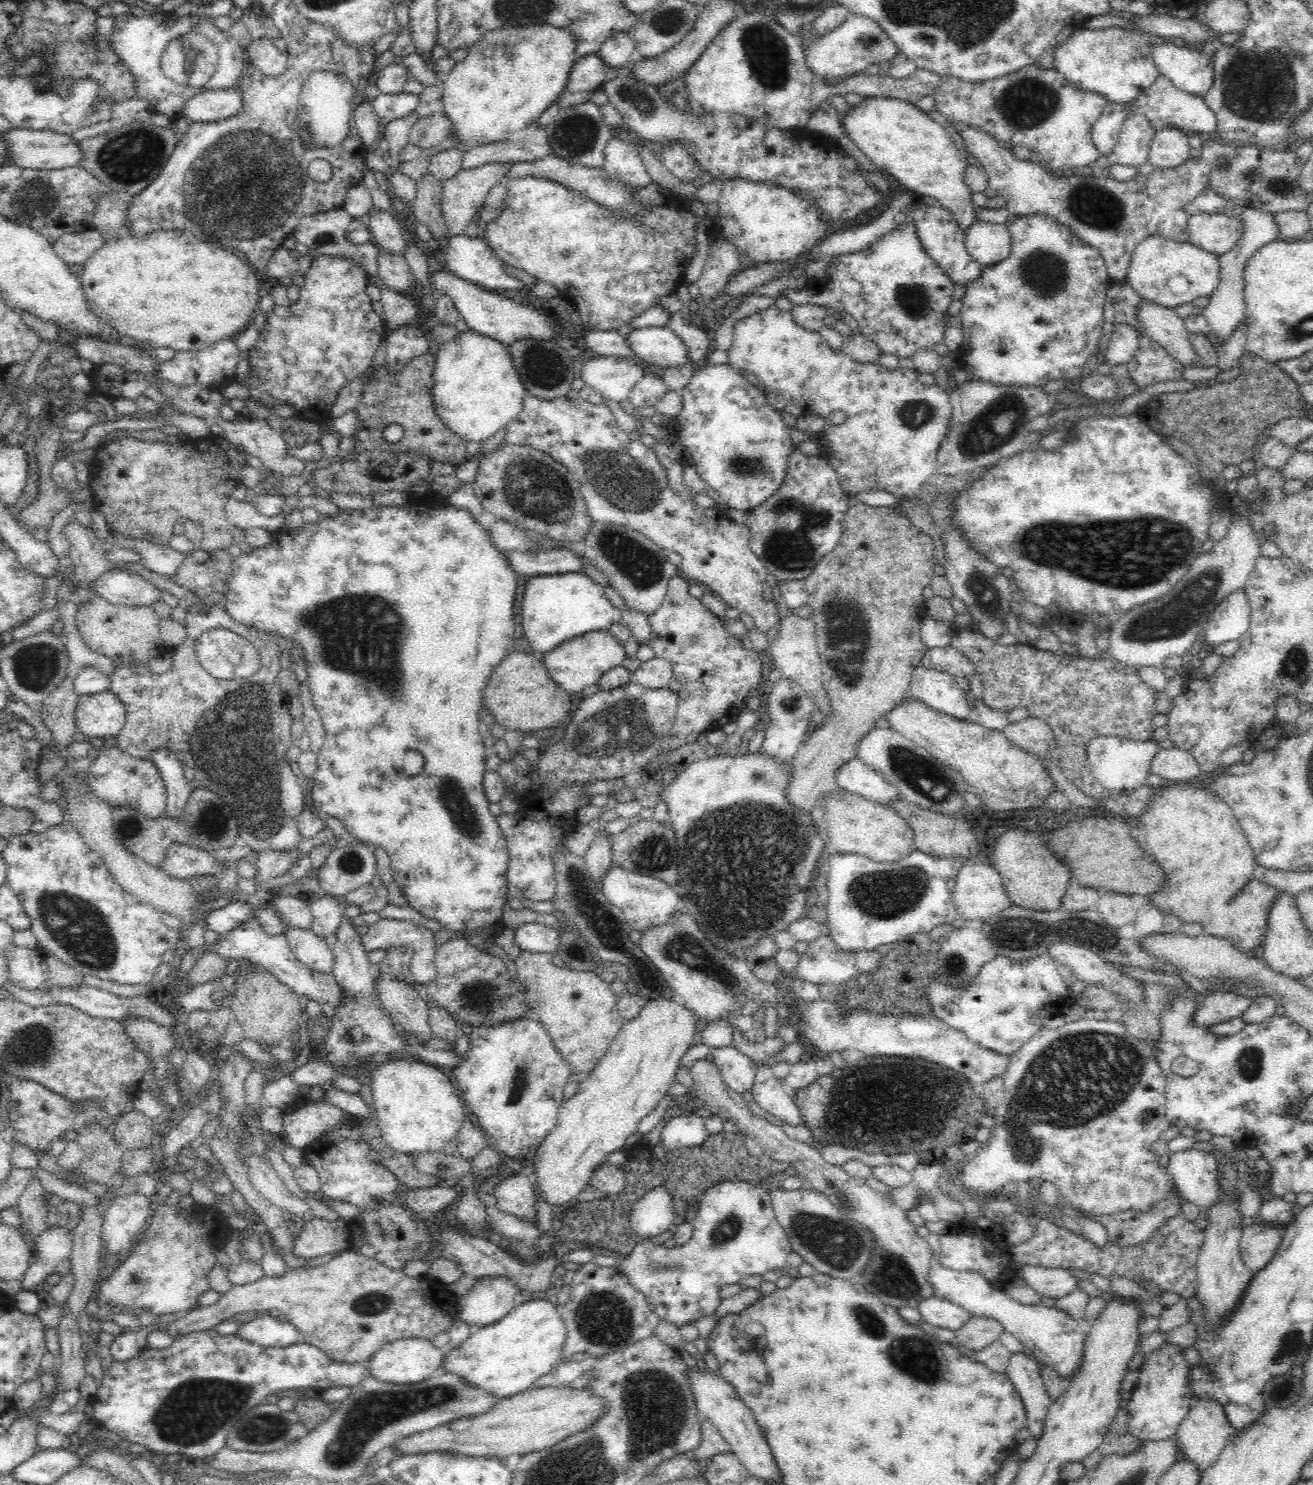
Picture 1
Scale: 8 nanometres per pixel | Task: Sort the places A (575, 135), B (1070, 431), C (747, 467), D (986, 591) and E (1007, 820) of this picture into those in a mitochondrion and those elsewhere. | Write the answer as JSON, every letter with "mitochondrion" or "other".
{"A":"mitochondrion","B":"other","C":"mitochondrion","D":"mitochondrion","E":"other"}

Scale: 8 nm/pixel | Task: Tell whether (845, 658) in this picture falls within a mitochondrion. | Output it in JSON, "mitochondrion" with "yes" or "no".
{"mitochondrion":"yes"}

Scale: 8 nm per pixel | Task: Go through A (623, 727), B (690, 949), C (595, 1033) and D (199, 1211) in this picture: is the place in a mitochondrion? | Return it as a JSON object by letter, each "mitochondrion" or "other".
{"A":"mitochondrion","B":"mitochondrion","C":"other","D":"other"}

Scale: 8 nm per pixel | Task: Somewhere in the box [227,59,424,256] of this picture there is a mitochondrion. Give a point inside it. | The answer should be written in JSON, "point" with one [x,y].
{"point":[326,239]}

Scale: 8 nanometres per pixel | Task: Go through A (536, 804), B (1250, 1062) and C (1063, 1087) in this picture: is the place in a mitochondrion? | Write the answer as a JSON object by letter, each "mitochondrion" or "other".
{"A":"other","B":"mitochondrion","C":"mitochondrion"}

